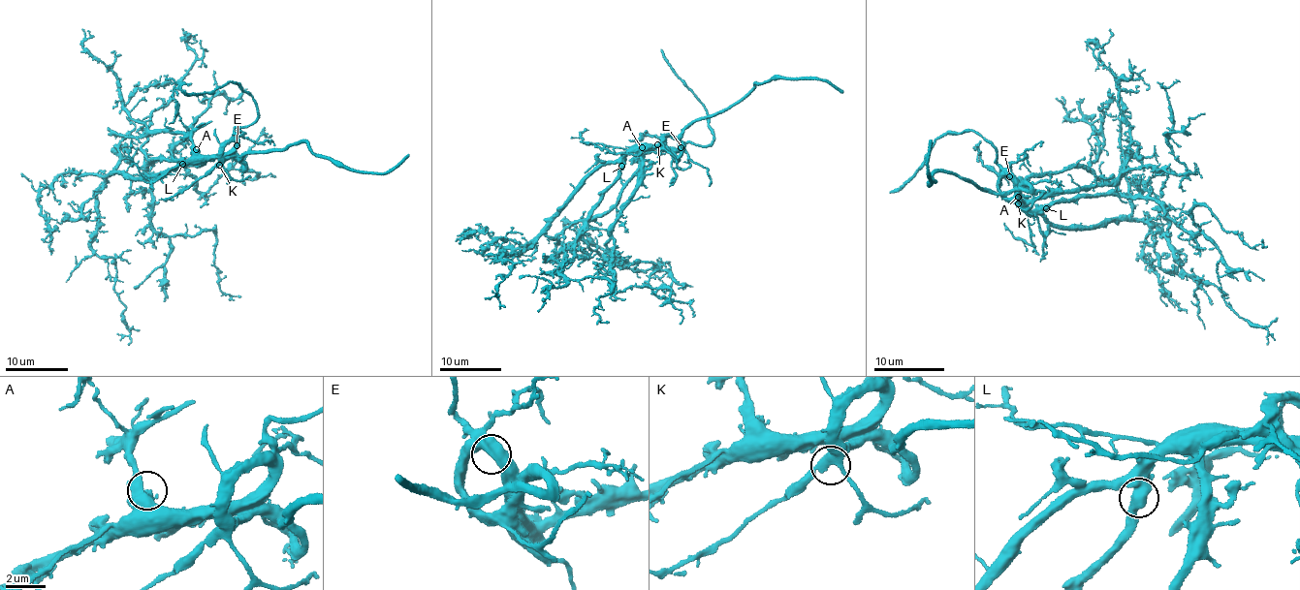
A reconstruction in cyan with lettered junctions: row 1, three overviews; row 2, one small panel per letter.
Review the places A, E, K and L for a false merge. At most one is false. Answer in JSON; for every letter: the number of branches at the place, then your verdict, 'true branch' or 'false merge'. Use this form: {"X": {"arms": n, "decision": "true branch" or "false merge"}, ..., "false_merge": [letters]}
{"A": {"arms": 2, "decision": "true branch"}, "E": {"arms": 2, "decision": "true branch"}, "K": {"arms": 3, "decision": "true branch"}, "L": {"arms": 2, "decision": "true branch"}, "false_merge": []}

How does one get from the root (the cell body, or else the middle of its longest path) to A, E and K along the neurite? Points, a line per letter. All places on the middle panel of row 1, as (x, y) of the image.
A: (612, 163), (618, 162), (630, 150), (642, 147)
E: (612, 163), (618, 162), (631, 152), (681, 148)
K: (612, 163), (618, 162), (630, 152), (660, 148), (657, 144)

